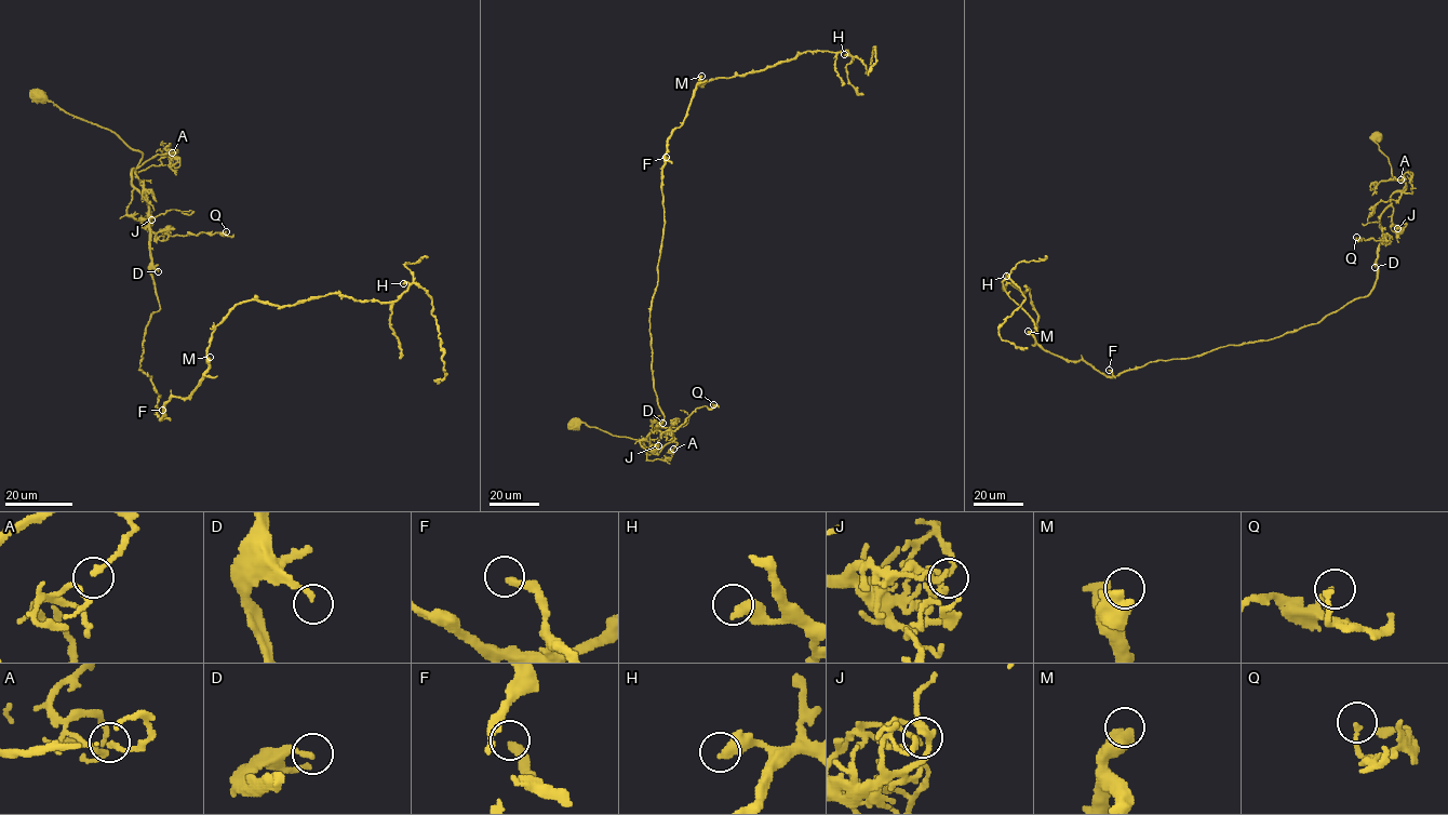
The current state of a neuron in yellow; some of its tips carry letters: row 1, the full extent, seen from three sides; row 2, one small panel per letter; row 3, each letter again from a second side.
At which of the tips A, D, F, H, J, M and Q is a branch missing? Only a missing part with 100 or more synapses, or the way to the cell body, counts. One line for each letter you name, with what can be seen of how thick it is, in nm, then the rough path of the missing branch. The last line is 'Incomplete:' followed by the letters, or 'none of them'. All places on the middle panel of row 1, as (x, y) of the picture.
Incomplete: none of them

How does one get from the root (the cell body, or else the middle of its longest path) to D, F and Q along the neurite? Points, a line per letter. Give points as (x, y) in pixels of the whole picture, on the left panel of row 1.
D: (38, 96), (114, 131), (142, 154), (138, 164), (132, 170), (132, 184), (149, 205), (150, 258), (158, 271)
F: (38, 96), (142, 154), (132, 184), (149, 205), (160, 308), (141, 370), (162, 410)
Q: (38, 96), (114, 131), (142, 154), (132, 184), (149, 205), (152, 231), (226, 231)

